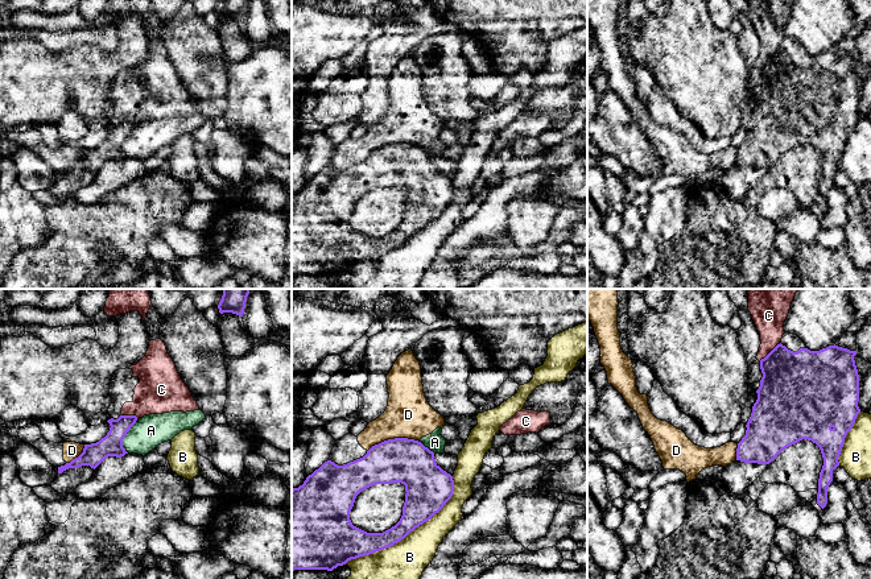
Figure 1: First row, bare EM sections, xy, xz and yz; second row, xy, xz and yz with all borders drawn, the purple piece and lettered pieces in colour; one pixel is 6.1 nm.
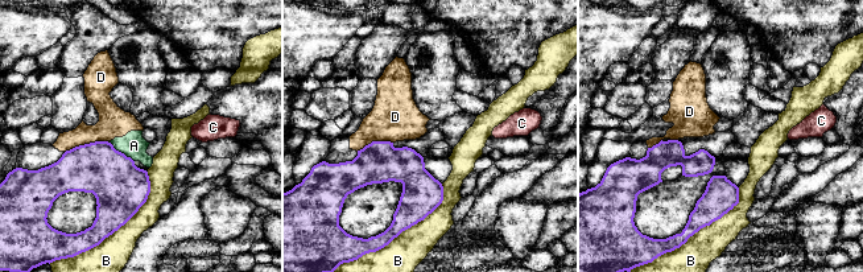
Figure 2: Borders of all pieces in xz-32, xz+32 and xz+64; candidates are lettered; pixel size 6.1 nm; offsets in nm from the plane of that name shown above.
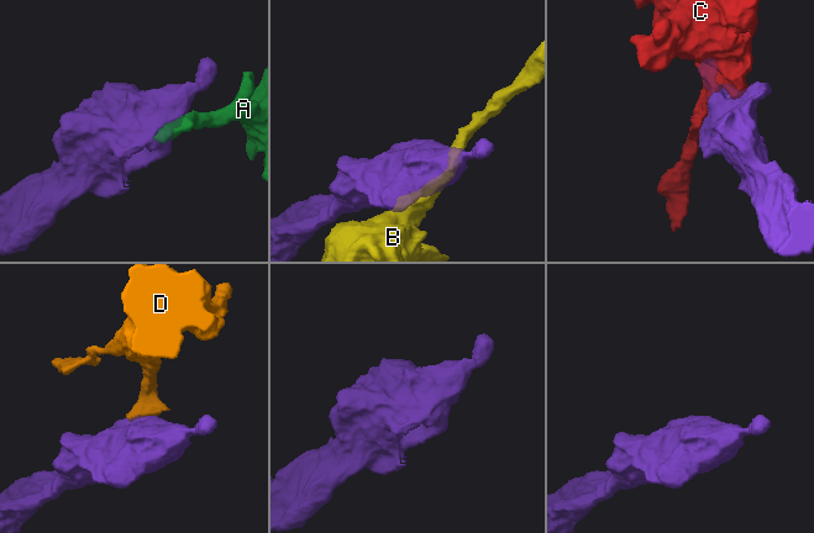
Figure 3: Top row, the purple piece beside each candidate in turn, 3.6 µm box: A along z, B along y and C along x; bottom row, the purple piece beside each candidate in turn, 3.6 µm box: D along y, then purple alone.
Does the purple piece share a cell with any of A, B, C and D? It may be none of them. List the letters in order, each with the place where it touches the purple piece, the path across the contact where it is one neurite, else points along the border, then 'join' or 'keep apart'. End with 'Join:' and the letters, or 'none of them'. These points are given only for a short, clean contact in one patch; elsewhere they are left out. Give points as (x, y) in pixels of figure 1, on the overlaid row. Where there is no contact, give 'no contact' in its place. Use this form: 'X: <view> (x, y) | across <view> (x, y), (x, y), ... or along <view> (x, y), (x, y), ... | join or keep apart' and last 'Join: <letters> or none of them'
A: xy (123, 438) | keep apart
B: xz (408, 533) | keep apart
C: xy (129, 416) | keep apart
D: xz (392, 439) | along xz (419, 441), (388, 438), (375, 443), (367, 451) | keep apart
Join: none of them

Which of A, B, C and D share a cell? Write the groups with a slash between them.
A D / B / C

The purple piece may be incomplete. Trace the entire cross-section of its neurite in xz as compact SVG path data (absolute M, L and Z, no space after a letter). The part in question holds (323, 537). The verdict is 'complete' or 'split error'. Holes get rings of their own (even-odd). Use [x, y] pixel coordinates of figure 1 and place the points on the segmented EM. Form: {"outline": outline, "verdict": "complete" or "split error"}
{"outline": "M414 439L384 441L372 446L363 458L343 466L327 460L302 485L292 489L292 571L333 571L351 559L391 547L438 513L453 492L453 476L436 463L433 451ZM392 483L405 485L400 521L383 533L367 533L354 526L350 512L356 496L372 485Z", "verdict": "complete"}

